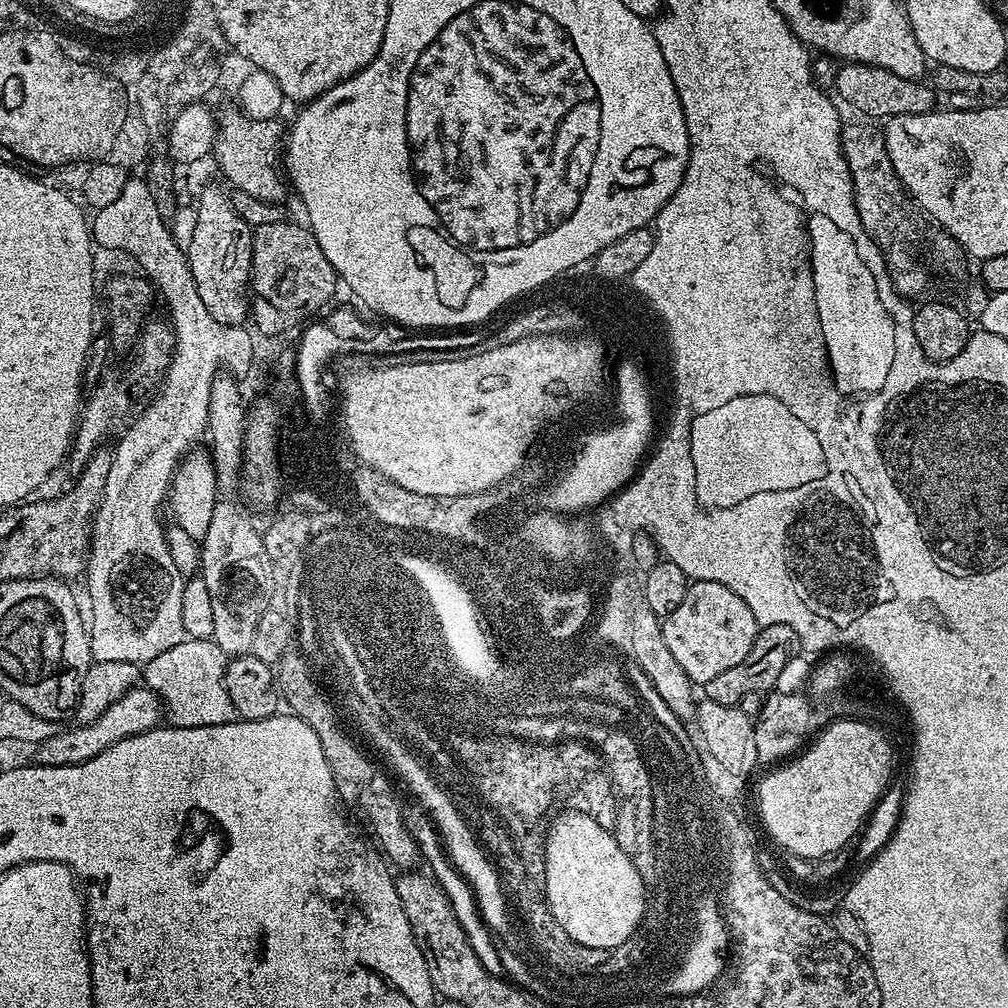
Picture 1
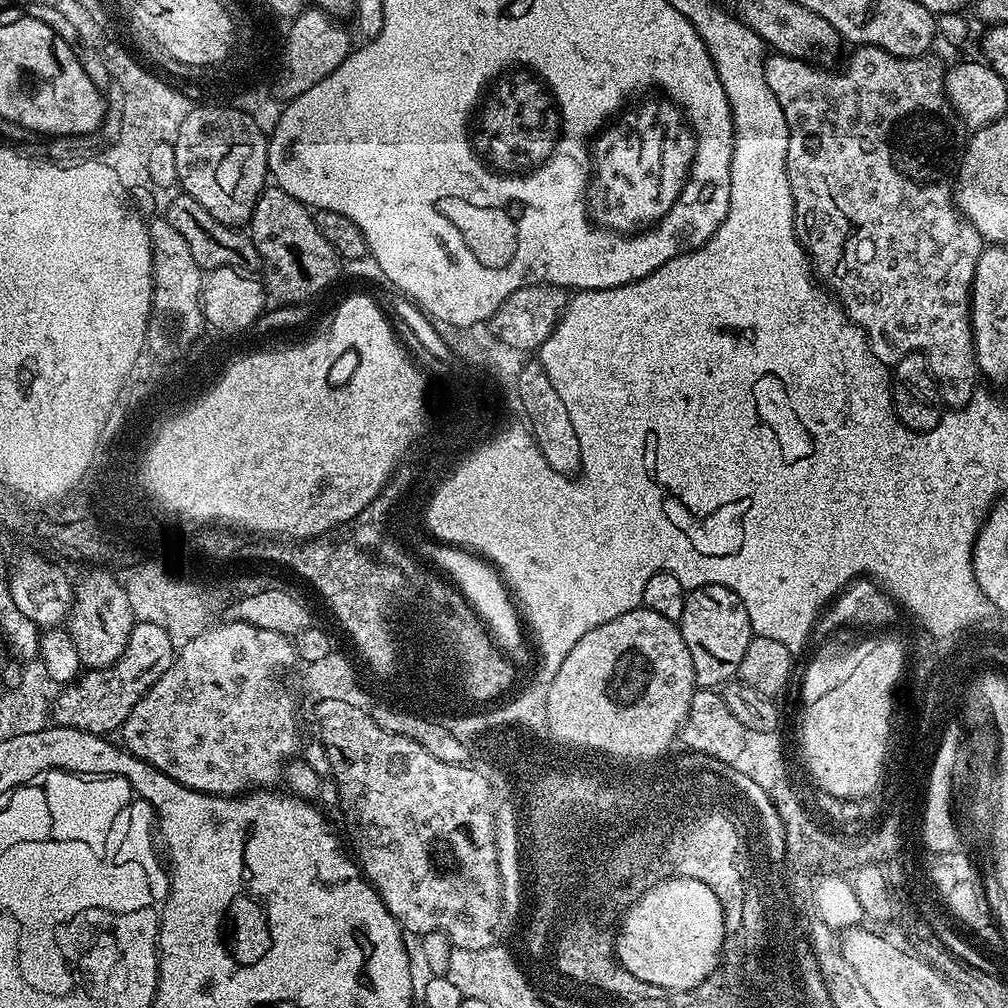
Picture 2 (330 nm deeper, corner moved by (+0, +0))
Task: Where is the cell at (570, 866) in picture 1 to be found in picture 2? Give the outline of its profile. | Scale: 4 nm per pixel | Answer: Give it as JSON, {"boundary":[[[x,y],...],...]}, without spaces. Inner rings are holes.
{"boundary":[[[684,877],[664,880],[653,888],[646,889],[636,898],[635,903],[627,906],[623,916],[615,933],[616,959],[623,971],[625,968],[626,971],[632,972],[633,978],[641,980],[644,984],[653,984],[656,988],[669,988],[668,992],[675,994],[683,986],[693,983],[694,978],[705,975],[710,961],[716,958],[718,930],[724,925],[724,908],[720,899],[702,881]]]}

